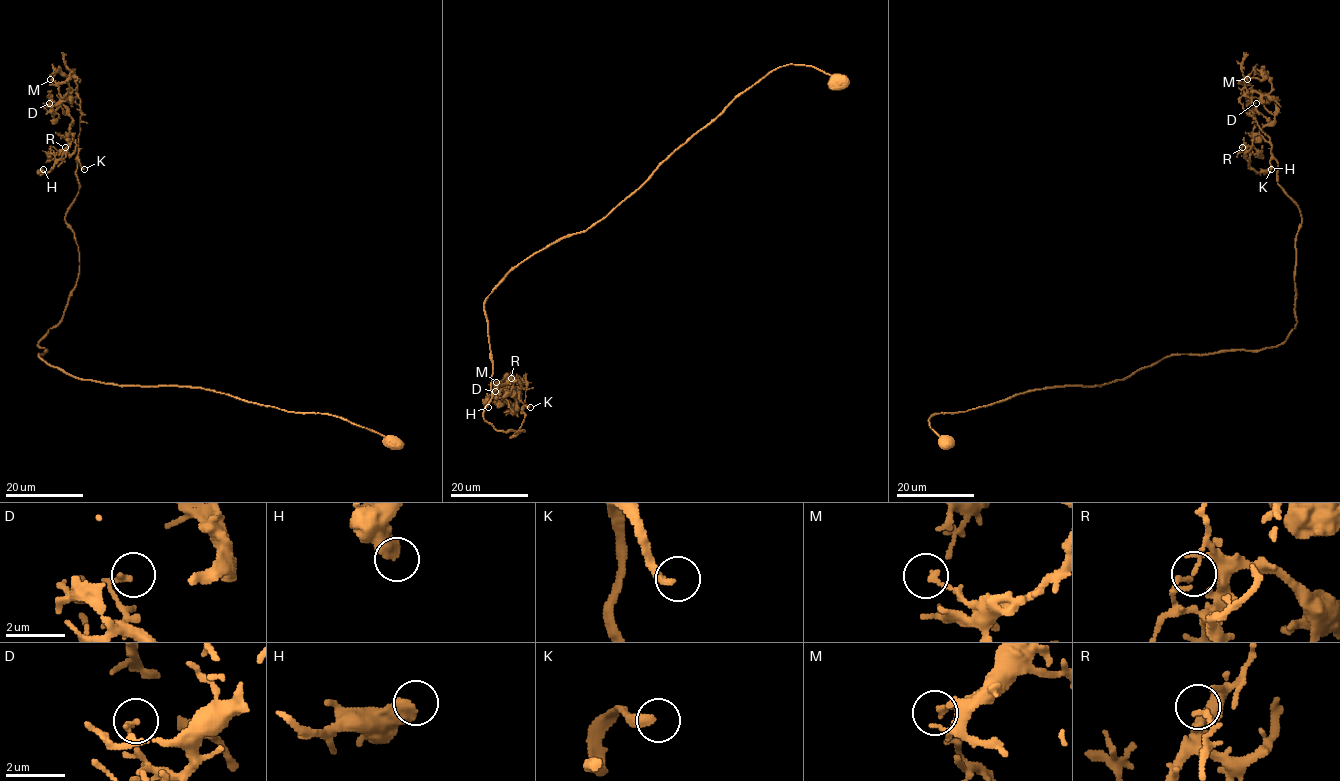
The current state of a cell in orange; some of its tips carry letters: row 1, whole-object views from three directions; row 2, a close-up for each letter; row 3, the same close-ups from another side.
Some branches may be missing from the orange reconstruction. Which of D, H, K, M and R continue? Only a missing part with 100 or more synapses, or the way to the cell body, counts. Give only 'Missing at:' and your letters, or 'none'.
Missing at: K

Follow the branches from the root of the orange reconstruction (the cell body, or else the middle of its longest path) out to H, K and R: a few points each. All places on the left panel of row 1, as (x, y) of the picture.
H: (390, 441), (332, 415), (46, 363), (38, 342), (80, 265), (65, 220), (74, 135), (43, 169)
K: (390, 441), (332, 415), (81, 380), (46, 363), (38, 342), (79, 272), (65, 214), (77, 159), (84, 169)
R: (390, 441), (332, 415), (46, 363), (38, 342), (80, 265), (65, 220), (74, 135), (65, 147)

